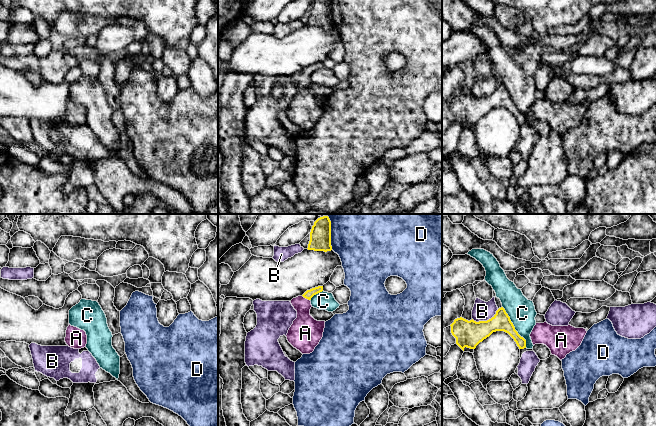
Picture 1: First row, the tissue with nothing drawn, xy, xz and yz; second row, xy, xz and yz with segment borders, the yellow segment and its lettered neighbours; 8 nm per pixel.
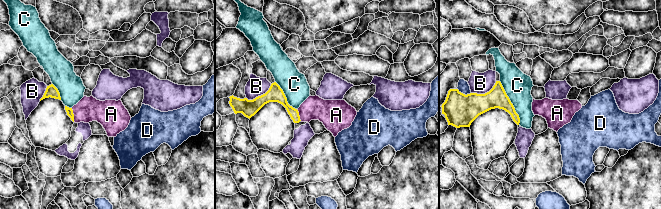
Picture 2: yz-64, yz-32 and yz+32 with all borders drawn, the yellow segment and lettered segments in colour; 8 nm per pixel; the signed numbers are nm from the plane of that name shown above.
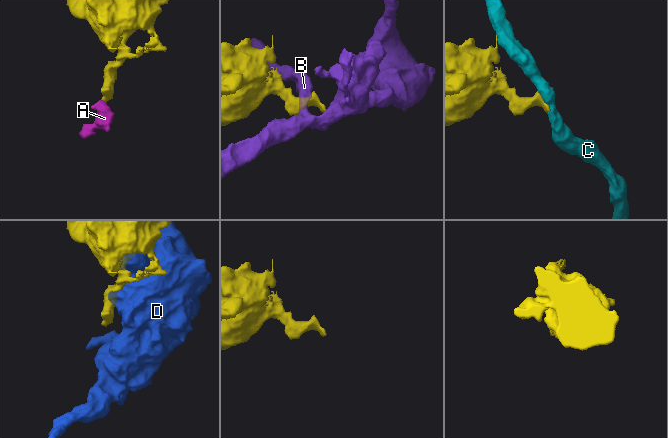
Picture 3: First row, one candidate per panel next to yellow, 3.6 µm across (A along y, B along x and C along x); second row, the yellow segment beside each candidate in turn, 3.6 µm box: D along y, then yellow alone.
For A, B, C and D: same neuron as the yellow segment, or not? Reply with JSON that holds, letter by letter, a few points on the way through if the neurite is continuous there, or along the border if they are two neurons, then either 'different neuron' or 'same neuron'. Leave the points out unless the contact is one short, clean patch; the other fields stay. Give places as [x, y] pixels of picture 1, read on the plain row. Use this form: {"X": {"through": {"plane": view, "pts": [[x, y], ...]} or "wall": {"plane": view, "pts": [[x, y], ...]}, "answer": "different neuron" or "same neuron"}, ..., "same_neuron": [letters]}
{"A": {"through": {"plane": "xz", "pts": [[308, 70], [306, 74], [305, 105]]}, "answer": "same neuron"}, "B": {"answer": "different neuron"}, "C": {"wall": {"plane": "yz", "pts": [[502, 82], [514, 105], [525, 116], [526, 123]]}, "answer": "different neuron"}, "D": {"answer": "different neuron"}, "same_neuron": ["A"]}

